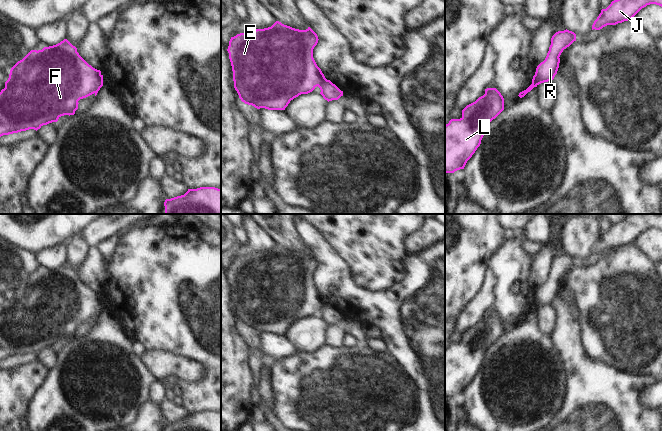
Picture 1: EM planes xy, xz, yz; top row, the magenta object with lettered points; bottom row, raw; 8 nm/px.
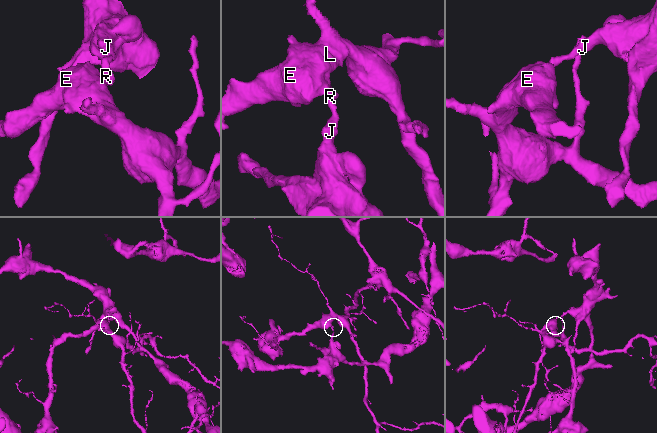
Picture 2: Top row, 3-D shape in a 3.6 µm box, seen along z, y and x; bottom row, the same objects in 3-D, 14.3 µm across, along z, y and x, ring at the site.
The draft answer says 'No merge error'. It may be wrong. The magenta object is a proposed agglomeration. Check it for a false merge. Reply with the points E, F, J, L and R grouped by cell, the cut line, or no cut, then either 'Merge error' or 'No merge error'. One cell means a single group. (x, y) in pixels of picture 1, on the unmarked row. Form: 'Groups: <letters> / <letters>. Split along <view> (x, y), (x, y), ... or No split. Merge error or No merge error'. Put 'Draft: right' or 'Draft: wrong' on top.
Draft: wrong
Groups: E F L / J R. Split along yz (534, 299), (538, 308). Merge error

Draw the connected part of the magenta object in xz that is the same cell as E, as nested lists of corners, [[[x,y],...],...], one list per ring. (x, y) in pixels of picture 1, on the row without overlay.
[[[276,245],[271,251],[264,253],[256,253],[248,255],[246,257],[240,257],[234,261],[231,261],[227,275],[229,277],[229,283],[233,295],[234,312],[237,315],[241,325],[244,326],[245,328],[252,329],[257,333],[265,332],[268,334],[285,334],[290,325],[293,324],[294,322],[298,321],[301,318],[308,318],[312,316],[317,310],[321,312],[326,302],[322,297],[321,293],[317,290],[313,282],[313,273],[317,269],[318,264],[319,263],[317,258],[310,251],[308,251],[306,254],[299,254],[284,249],[279,245]]]

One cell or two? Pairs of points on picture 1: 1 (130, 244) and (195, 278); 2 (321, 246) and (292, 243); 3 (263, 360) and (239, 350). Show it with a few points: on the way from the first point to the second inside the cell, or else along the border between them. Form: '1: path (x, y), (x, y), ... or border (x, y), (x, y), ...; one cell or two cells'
1: path (146, 260), (162, 276), (179, 277); one cell
2: border (294, 224), (298, 235), (309, 250); two cells
3: border (240, 337), (248, 350); two cells

